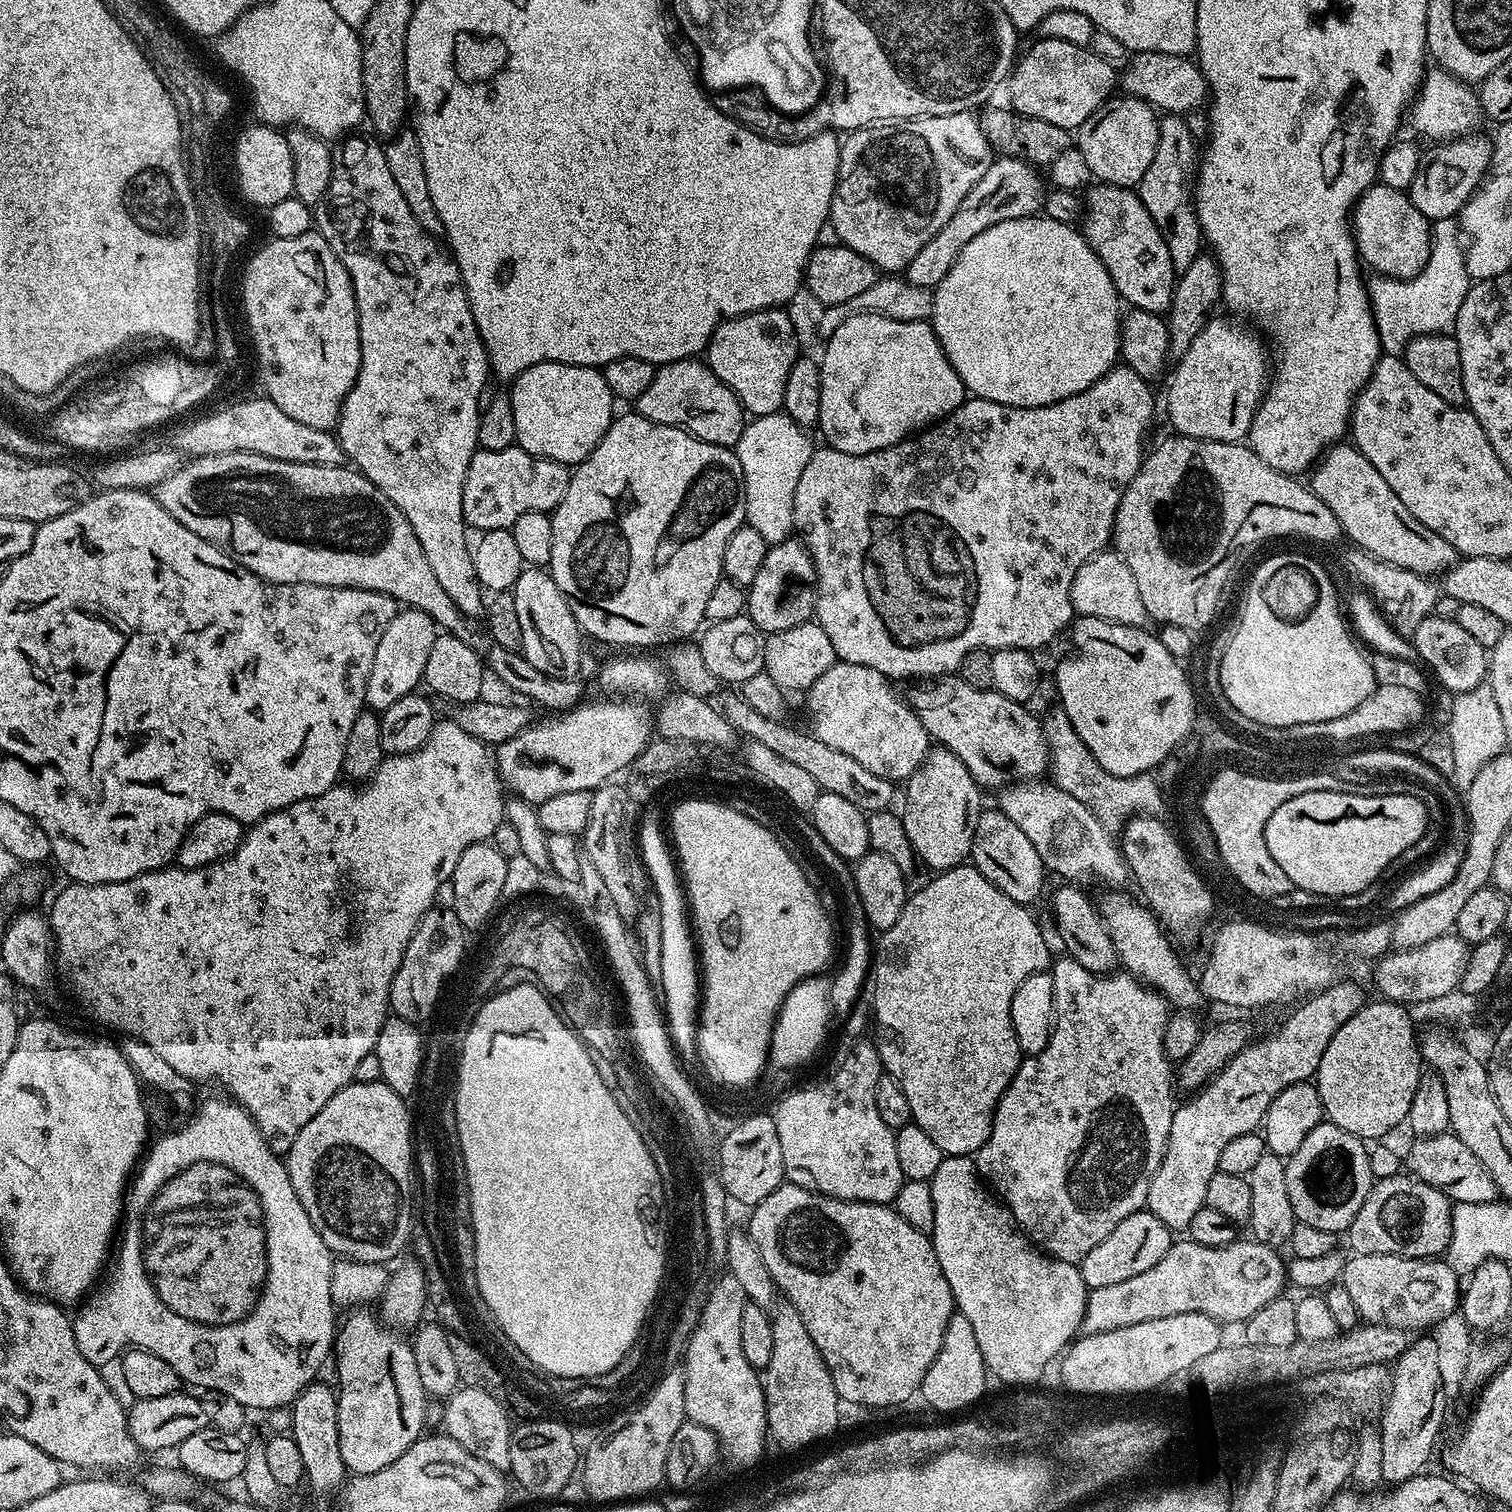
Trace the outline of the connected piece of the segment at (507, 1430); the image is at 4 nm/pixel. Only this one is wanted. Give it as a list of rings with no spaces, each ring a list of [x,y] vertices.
[[[461,1387],[447,1397],[444,1408],[443,1431],[461,1444],[474,1458],[482,1458],[490,1466],[501,1470],[508,1468],[510,1462],[510,1438],[513,1425],[510,1423],[508,1409],[504,1408],[484,1388]]]

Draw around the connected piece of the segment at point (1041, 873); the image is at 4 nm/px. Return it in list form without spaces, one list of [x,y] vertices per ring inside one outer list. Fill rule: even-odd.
[[[999,810],[981,811],[978,826],[974,826],[970,860],[986,879],[1002,890],[1002,894],[1014,898],[1019,904],[1031,905],[1031,900],[1038,899],[1044,888],[1046,869],[1042,858],[1038,858],[1038,850],[1034,850],[1034,842],[1022,834],[1018,822],[1010,822],[1010,818]]]

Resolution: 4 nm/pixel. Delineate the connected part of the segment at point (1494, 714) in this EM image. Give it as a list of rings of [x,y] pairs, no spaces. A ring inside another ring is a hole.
[[[1481,686],[1469,692],[1458,692],[1454,697],[1453,713],[1446,727],[1454,745],[1454,774],[1450,780],[1457,789],[1466,790],[1470,782],[1478,778],[1478,770],[1482,770],[1486,762],[1505,755],[1506,730],[1502,727],[1502,714],[1498,710],[1498,702],[1494,702],[1491,687]]]

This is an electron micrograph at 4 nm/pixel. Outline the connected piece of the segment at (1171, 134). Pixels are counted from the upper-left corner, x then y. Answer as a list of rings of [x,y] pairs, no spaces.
[[[1180,114],[1159,117],[1158,150],[1154,150],[1154,162],[1150,162],[1138,185],[1142,206],[1150,210],[1150,218],[1154,218],[1154,226],[1158,226],[1162,242],[1166,242],[1166,250],[1170,250],[1170,262],[1180,274],[1202,254],[1202,233],[1190,183],[1198,168],[1198,144],[1196,148],[1196,140],[1184,120],[1187,119]]]

